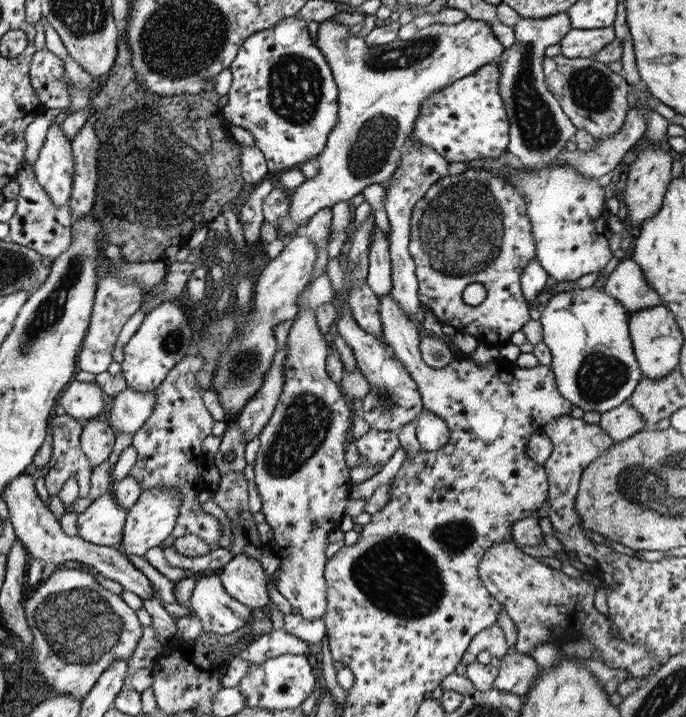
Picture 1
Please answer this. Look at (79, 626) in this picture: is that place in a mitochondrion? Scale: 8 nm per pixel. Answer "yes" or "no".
yes

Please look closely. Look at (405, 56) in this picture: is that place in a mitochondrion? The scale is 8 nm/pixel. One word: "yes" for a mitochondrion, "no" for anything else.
yes

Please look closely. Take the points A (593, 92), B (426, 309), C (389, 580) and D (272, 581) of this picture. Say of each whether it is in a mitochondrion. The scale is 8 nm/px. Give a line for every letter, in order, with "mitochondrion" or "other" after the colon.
A: mitochondrion
B: other
C: mitochondrion
D: other

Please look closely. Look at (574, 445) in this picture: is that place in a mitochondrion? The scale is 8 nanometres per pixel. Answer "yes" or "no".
no

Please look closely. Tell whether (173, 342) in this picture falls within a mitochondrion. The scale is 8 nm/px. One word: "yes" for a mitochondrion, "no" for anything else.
yes

